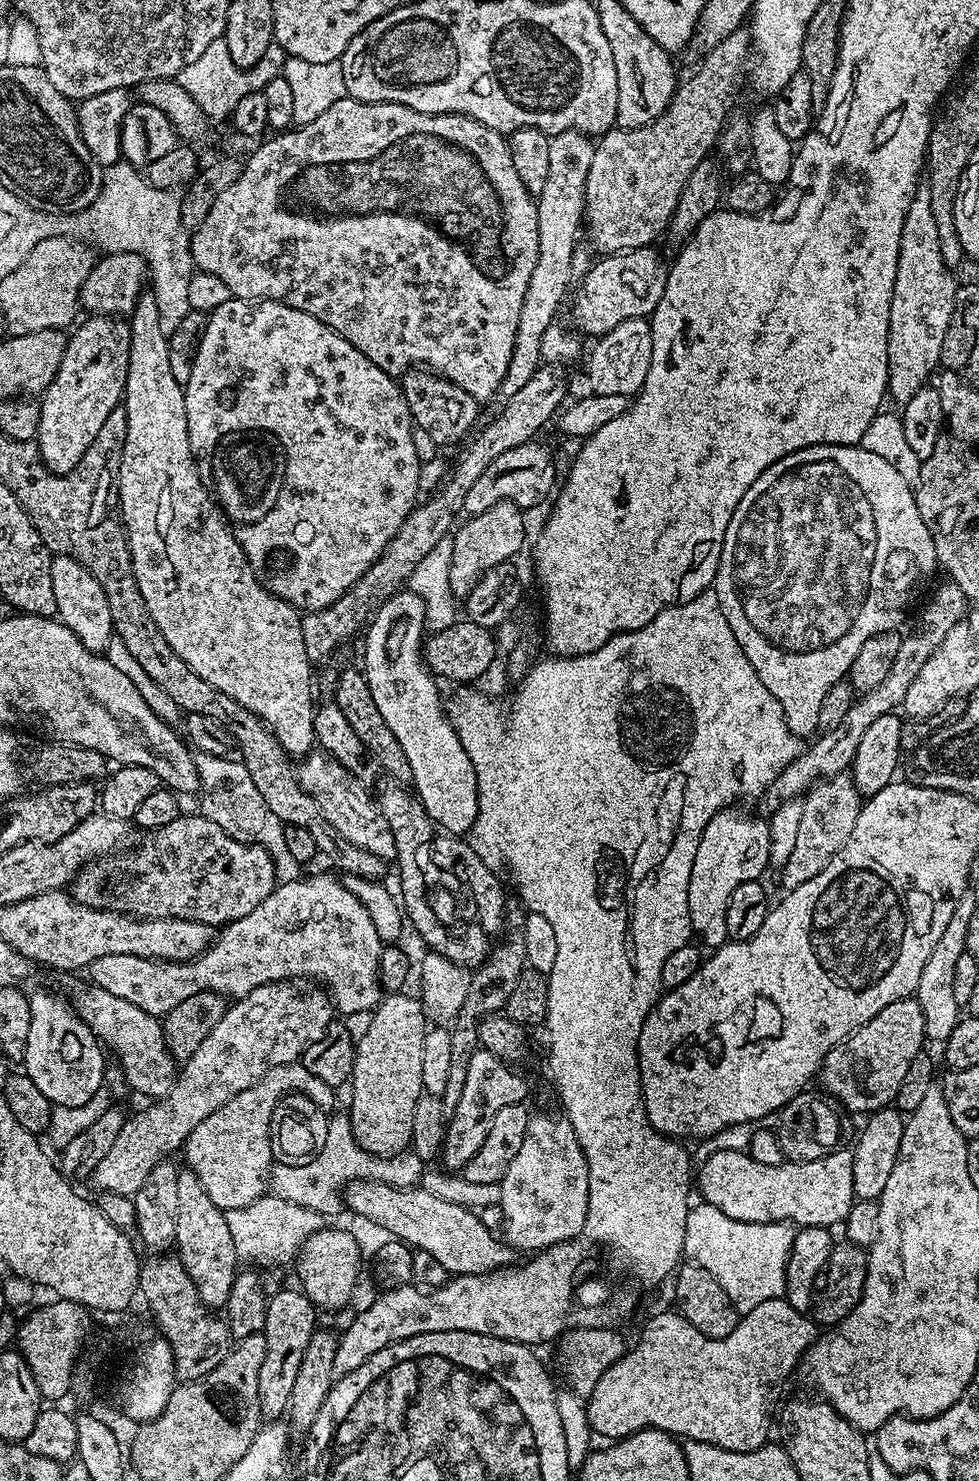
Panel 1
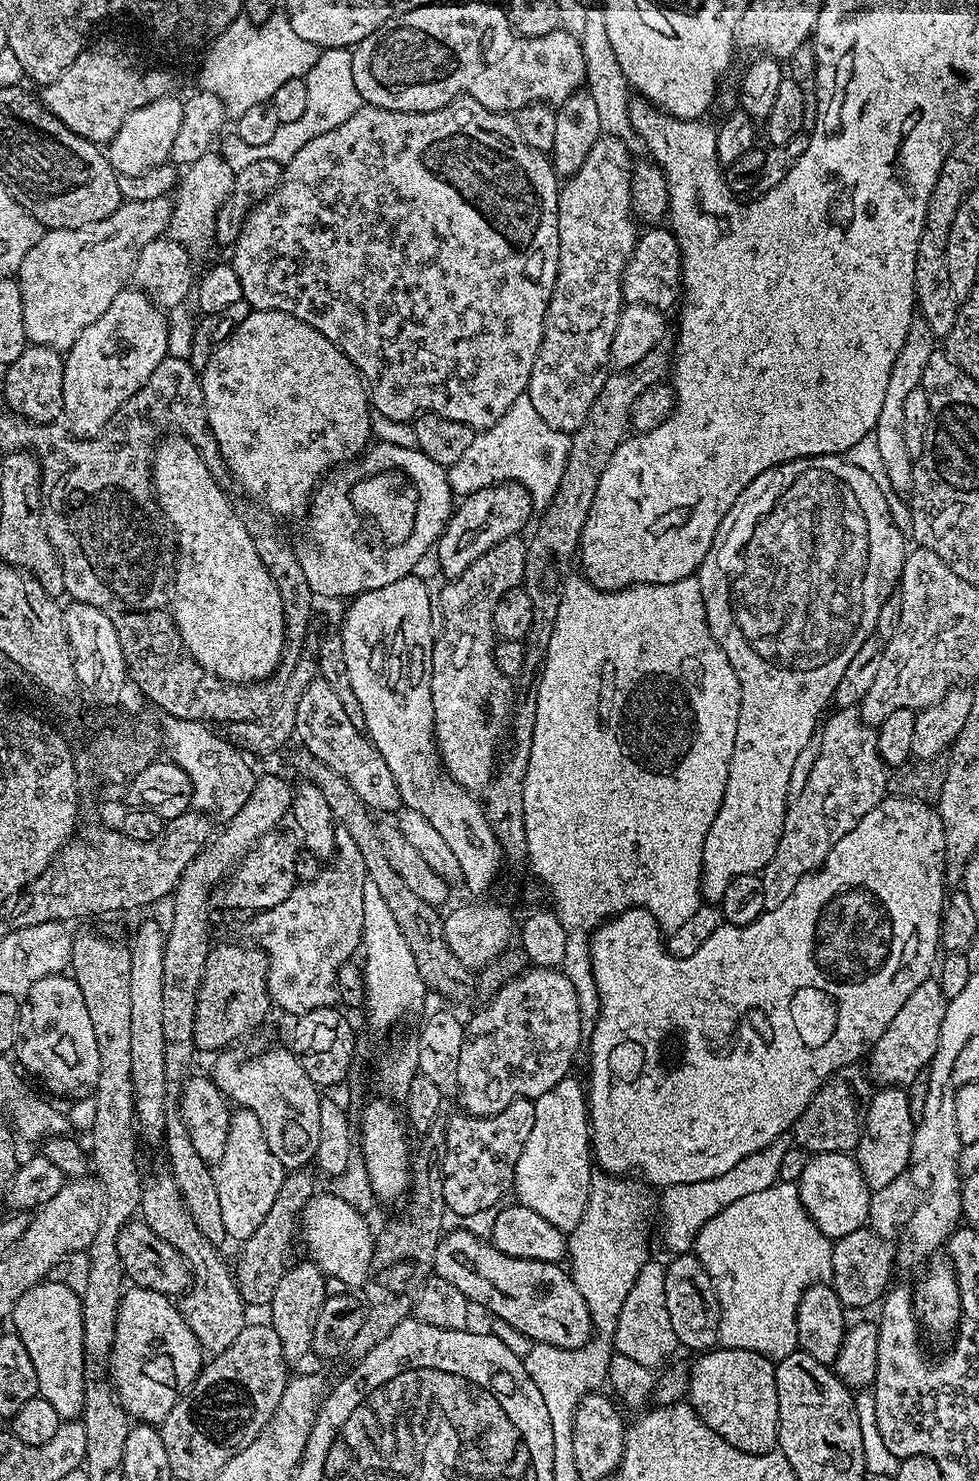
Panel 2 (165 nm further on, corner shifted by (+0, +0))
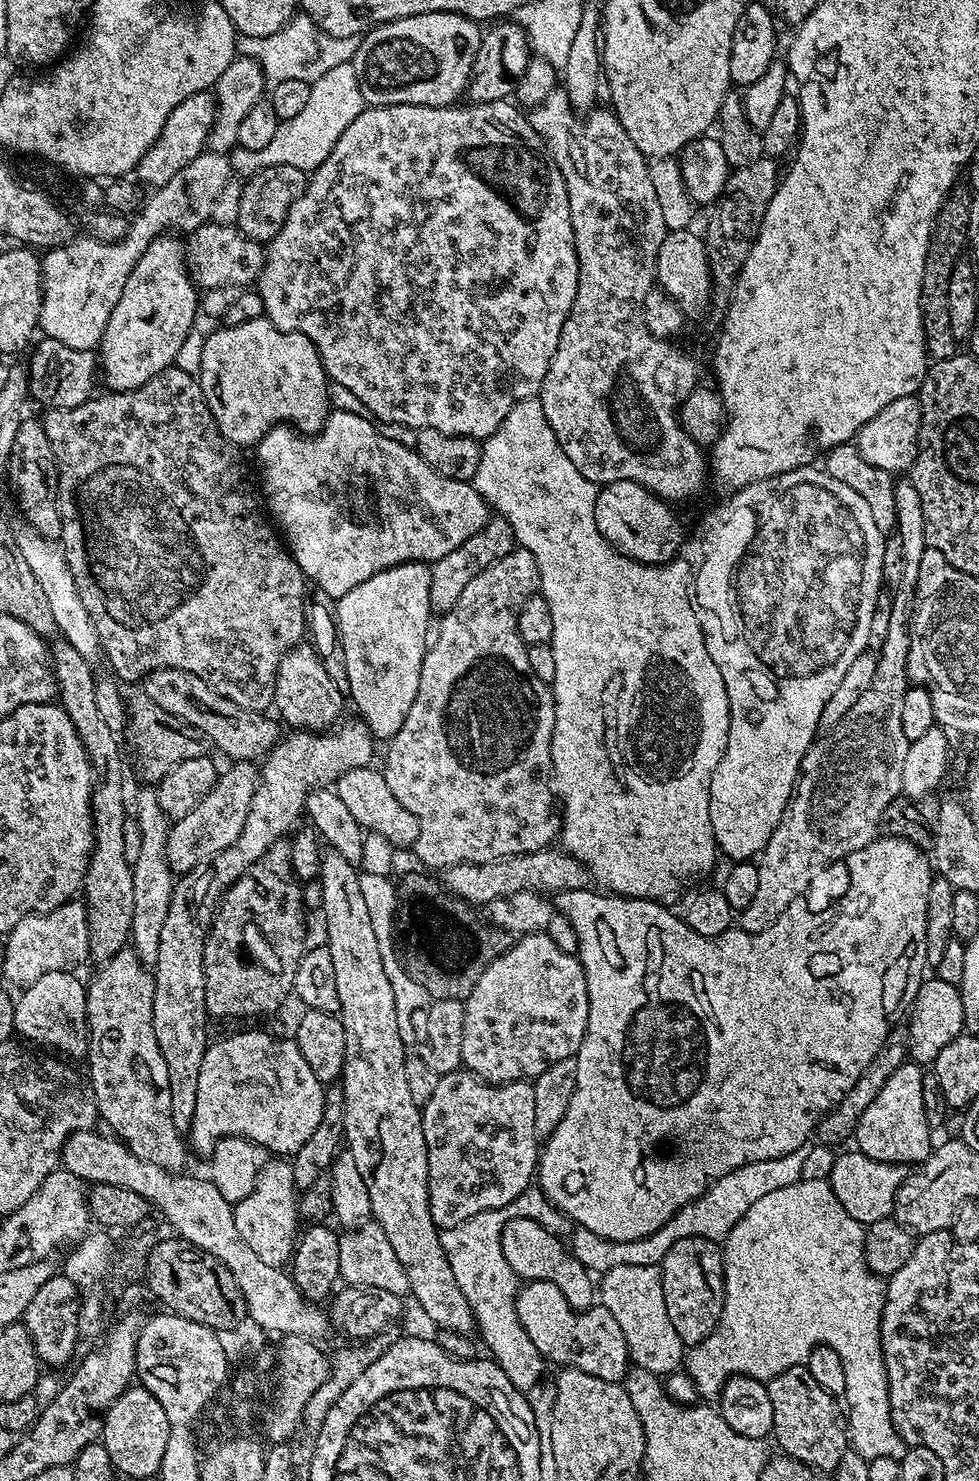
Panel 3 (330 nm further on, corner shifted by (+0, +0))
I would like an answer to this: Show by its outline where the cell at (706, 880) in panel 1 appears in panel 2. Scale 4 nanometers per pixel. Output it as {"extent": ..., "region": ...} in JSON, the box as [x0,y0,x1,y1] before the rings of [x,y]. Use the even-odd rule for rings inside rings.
{"extent":[698,454,906,902],"region":[[[840,454],[807,456],[801,460],[779,464],[758,474],[758,478],[754,478],[754,482],[750,482],[750,486],[742,490],[738,502],[734,502],[726,518],[722,518],[712,539],[710,550],[704,561],[700,563],[698,579],[702,586],[704,613],[712,636],[726,654],[726,658],[730,658],[730,666],[734,666],[734,674],[738,674],[740,683],[738,730],[734,734],[734,754],[730,758],[726,790],[722,798],[722,806],[718,806],[718,814],[708,828],[702,850],[700,894],[705,901],[718,902],[724,897],[726,886],[730,886],[734,878],[763,873],[770,858],[774,858],[778,850],[778,842],[782,838],[784,819],[790,803],[788,795],[790,769],[798,759],[799,752],[806,747],[806,742],[810,742],[810,738],[817,735],[818,725],[825,715],[824,707],[830,704],[834,690],[838,686],[838,678],[842,678],[850,658],[854,658],[854,654],[858,654],[858,646],[862,646],[862,642],[866,642],[866,638],[876,632],[881,603],[897,591],[900,575],[904,569],[906,547],[904,548],[904,536],[900,533],[899,526],[892,521],[894,513],[890,507],[889,497],[884,497],[884,491],[881,484],[874,482],[874,478],[866,474],[866,470],[858,470],[858,466],[854,466]]]}

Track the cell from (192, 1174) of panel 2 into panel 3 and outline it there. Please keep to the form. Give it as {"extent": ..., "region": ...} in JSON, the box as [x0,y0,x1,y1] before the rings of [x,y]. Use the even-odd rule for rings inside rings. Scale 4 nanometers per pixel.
{"extent":[152,718,373,1134],"region":[[[359,718],[346,720],[323,732],[289,731],[267,753],[263,761],[265,764],[259,765],[246,824],[242,826],[238,838],[226,850],[198,862],[198,866],[183,873],[173,883],[170,910],[166,910],[166,923],[162,926],[158,958],[154,965],[156,985],[152,1013],[154,1038],[158,1038],[158,1050],[162,1050],[162,1058],[166,1058],[166,1074],[170,1074],[170,1114],[174,1118],[174,1126],[182,1134],[192,1127],[194,1105],[198,1102],[198,1070],[202,1070],[204,1055],[210,1043],[204,944],[208,940],[208,930],[212,927],[212,917],[228,887],[256,861],[261,860],[273,844],[293,831],[292,823],[299,816],[305,815],[308,795],[314,788],[335,785],[336,780],[346,771],[369,767],[373,763],[372,732]]]}

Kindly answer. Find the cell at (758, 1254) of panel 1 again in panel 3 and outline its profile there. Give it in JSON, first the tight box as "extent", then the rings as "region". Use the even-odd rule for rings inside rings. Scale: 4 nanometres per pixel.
{"extent":[682,1180,910,1461],"region":[[[799,1180],[790,1186],[782,1186],[782,1190],[773,1190],[772,1193],[758,1198],[750,1210],[742,1216],[730,1230],[730,1234],[722,1242],[724,1254],[724,1305],[722,1306],[722,1318],[718,1318],[718,1326],[709,1334],[705,1340],[691,1345],[687,1349],[682,1365],[683,1371],[694,1382],[696,1395],[701,1401],[716,1402],[720,1399],[720,1392],[725,1382],[731,1376],[749,1376],[755,1380],[770,1381],[778,1374],[782,1374],[791,1368],[804,1366],[816,1347],[824,1345],[838,1352],[848,1375],[848,1389],[846,1393],[846,1419],[848,1422],[848,1439],[851,1451],[857,1452],[863,1460],[869,1461],[874,1458],[894,1458],[900,1460],[908,1453],[910,1447],[898,1434],[898,1430],[892,1421],[892,1410],[890,1408],[890,1390],[888,1389],[888,1375],[886,1374],[886,1362],[884,1351],[880,1341],[880,1323],[882,1322],[882,1310],[884,1309],[884,1289],[886,1287],[885,1277],[873,1272],[868,1265],[868,1253],[866,1251],[866,1228],[850,1214],[846,1214],[842,1202],[834,1198],[834,1190],[828,1185],[827,1180]]]}

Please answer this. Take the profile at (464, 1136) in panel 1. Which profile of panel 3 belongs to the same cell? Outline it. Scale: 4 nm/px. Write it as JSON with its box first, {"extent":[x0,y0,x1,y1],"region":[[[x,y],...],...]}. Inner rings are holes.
{"extent":[461,931,588,1084],"region":[[[547,931],[530,932],[521,935],[515,941],[512,948],[506,950],[501,956],[494,958],[485,969],[481,976],[477,978],[476,985],[466,1000],[464,1000],[464,1017],[462,1018],[462,1058],[461,1065],[479,1080],[485,1080],[488,1084],[509,1084],[515,1080],[535,1081],[536,1077],[541,1076],[546,1069],[554,1066],[554,1062],[562,1062],[562,1058],[575,1056],[582,1046],[582,1038],[588,1034],[588,989],[586,982],[588,974],[584,967],[580,965],[579,955],[571,956],[566,954],[566,950],[558,950],[554,942],[548,937]]]}

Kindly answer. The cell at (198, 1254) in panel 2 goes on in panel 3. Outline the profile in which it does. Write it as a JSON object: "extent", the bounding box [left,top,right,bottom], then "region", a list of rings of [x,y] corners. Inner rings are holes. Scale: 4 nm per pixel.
{"extent":[86,950,186,1173],"region":[[[125,950],[114,958],[103,961],[100,968],[86,984],[86,1018],[88,1019],[88,1051],[86,1075],[92,1085],[99,1119],[109,1124],[111,1135],[146,1162],[162,1166],[162,1170],[179,1173],[184,1164],[186,1140],[174,1126],[170,1114],[170,1074],[166,1074],[166,1058],[158,1050],[158,1038],[154,1038],[154,986],[153,973],[136,957],[135,952]]]}

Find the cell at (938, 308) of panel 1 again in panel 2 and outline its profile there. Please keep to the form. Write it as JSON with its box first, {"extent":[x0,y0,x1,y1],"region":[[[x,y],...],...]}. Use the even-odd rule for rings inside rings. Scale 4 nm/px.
{"extent":[874,319,937,487],"region":[[[913,319],[910,330],[907,331],[906,342],[890,370],[890,382],[886,382],[886,395],[882,397],[882,411],[878,414],[878,422],[874,429],[874,435],[878,442],[878,450],[882,453],[882,464],[886,466],[886,478],[891,487],[912,487],[912,465],[914,457],[910,450],[906,450],[906,430],[902,430],[902,406],[906,406],[906,398],[910,390],[921,387],[924,383],[924,371],[926,362],[930,362],[932,353],[937,351],[936,337],[926,322],[922,319]]]}

